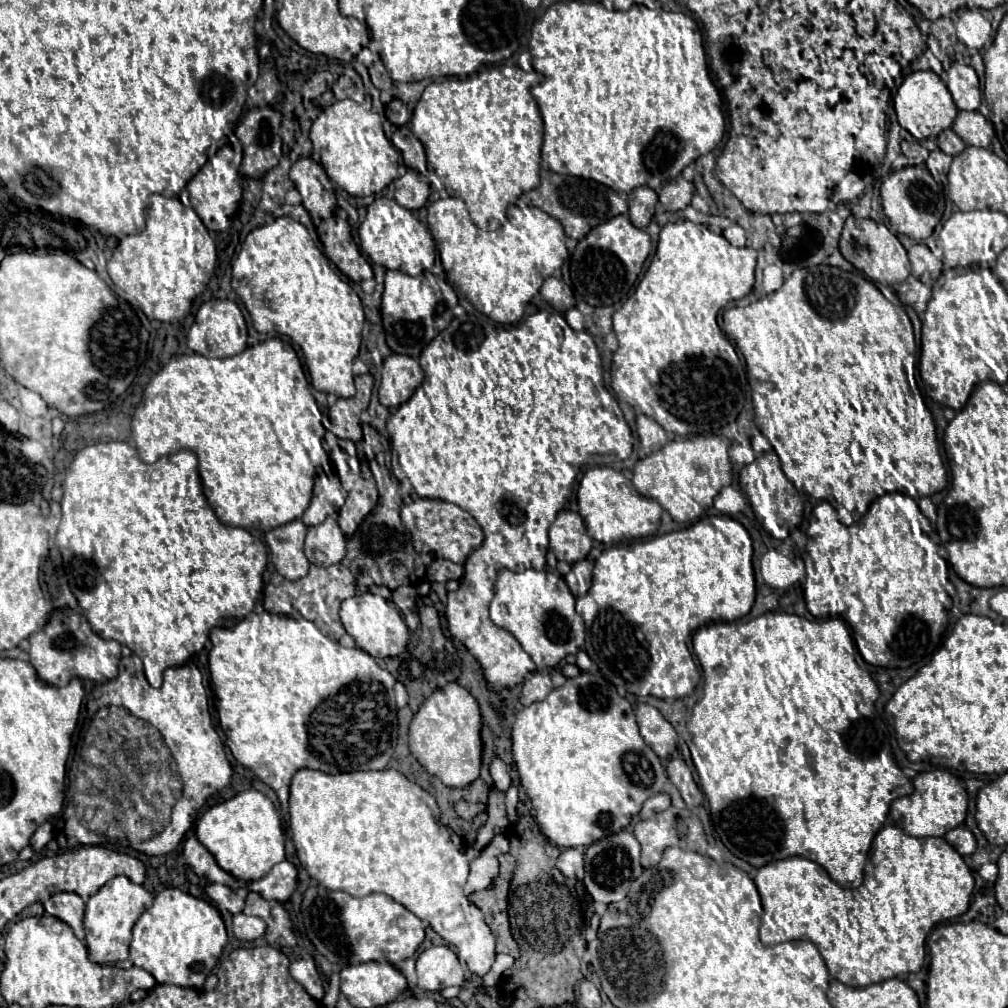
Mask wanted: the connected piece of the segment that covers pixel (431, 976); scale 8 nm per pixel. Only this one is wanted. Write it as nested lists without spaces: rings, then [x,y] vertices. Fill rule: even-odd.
[[[431,946],[417,958],[417,986],[437,992],[447,986],[465,986],[463,968],[453,950],[447,946]]]

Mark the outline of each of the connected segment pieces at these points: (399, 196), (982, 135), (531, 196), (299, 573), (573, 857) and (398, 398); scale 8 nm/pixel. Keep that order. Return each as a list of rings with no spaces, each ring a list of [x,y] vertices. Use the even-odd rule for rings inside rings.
[[[407,170],[393,184],[395,184],[395,197],[391,198],[391,200],[397,200],[403,208],[417,210],[417,208],[421,208],[421,206],[427,204],[429,194],[431,194],[431,188],[429,188],[427,182],[423,182],[419,178],[417,172]]]
[[[959,112],[951,128],[967,146],[981,148],[987,148],[995,134],[993,126],[981,116],[981,112]]]
[[[541,170],[541,186],[535,188],[533,192],[527,192],[523,196],[523,200],[527,204],[539,206],[541,210],[545,210],[553,218],[557,218],[563,224],[565,234],[575,240],[585,238],[585,234],[593,226],[599,226],[613,216],[627,214],[627,202],[615,190],[611,190],[599,182],[593,182],[593,180],[583,180],[583,178],[575,178],[575,176],[561,176],[561,174],[549,172],[549,170]]]
[[[293,520],[285,526],[267,532],[265,540],[271,550],[271,562],[277,572],[289,580],[299,580],[309,572],[309,560],[303,554],[307,526],[301,520]]]
[[[567,848],[557,858],[557,868],[563,872],[563,876],[581,880],[583,878],[583,854],[577,848]]]
[[[391,354],[381,368],[379,402],[387,408],[397,408],[411,398],[415,388],[423,382],[423,370],[419,362],[407,354]]]

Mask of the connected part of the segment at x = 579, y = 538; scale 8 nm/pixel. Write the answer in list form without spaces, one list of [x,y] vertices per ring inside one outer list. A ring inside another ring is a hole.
[[[561,510],[549,526],[549,548],[555,552],[557,560],[569,564],[585,560],[593,546],[593,540],[585,532],[583,518],[577,512]]]

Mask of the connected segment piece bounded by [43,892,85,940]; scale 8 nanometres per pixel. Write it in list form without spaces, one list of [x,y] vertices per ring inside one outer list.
[[[59,892],[53,894],[46,902],[43,903],[44,910],[47,914],[67,922],[75,936],[79,940],[85,940],[83,932],[83,912],[85,912],[85,902],[75,894],[75,892]]]

